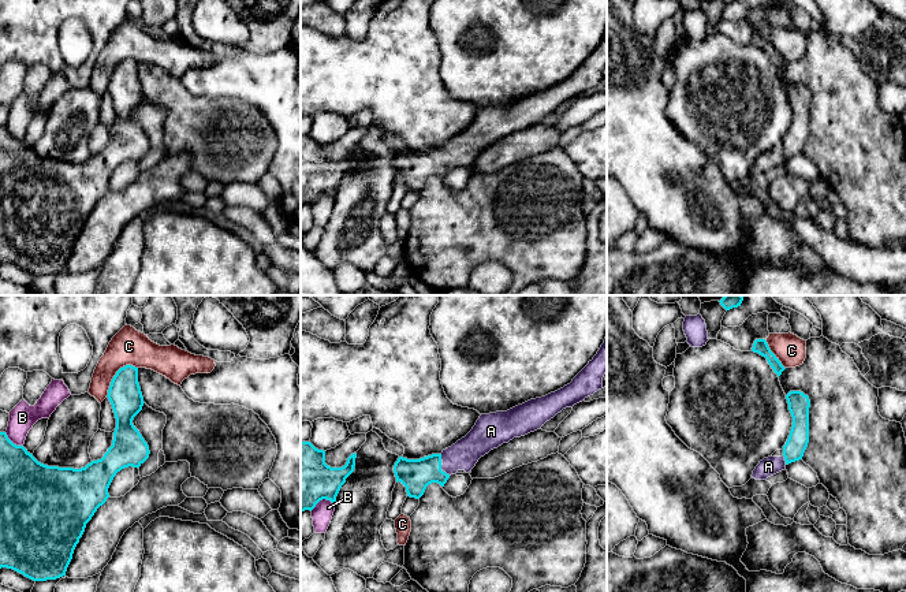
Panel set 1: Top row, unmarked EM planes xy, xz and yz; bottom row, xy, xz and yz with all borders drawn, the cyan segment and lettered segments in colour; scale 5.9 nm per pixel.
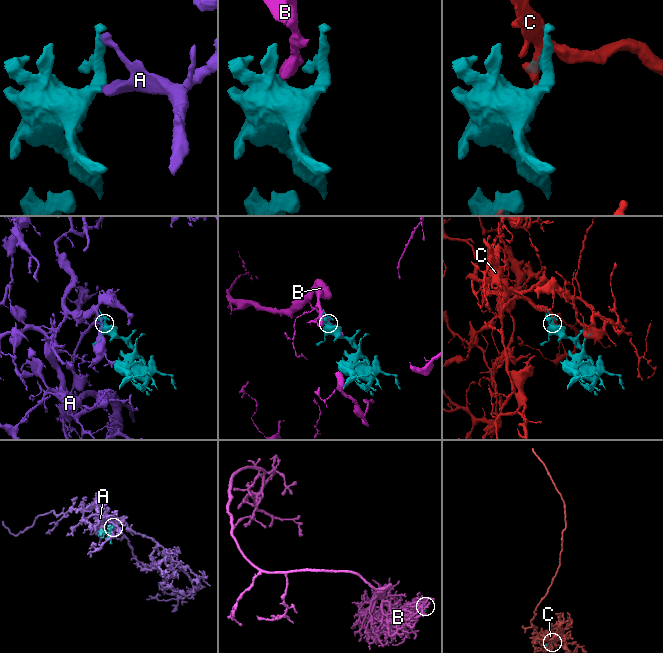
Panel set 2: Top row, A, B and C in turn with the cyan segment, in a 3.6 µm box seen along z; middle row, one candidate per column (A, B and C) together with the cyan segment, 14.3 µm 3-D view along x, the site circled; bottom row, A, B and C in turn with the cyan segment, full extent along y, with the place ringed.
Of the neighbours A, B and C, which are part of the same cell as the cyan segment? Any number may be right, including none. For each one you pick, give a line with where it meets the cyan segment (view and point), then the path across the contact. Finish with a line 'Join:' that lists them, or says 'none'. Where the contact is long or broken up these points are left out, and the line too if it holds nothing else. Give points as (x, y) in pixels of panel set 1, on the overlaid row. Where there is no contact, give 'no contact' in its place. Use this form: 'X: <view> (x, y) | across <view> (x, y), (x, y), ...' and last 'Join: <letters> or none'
A: xz (444, 472) | across xz (416, 475), (421, 472), (444, 472), (462, 455)
Join: A

